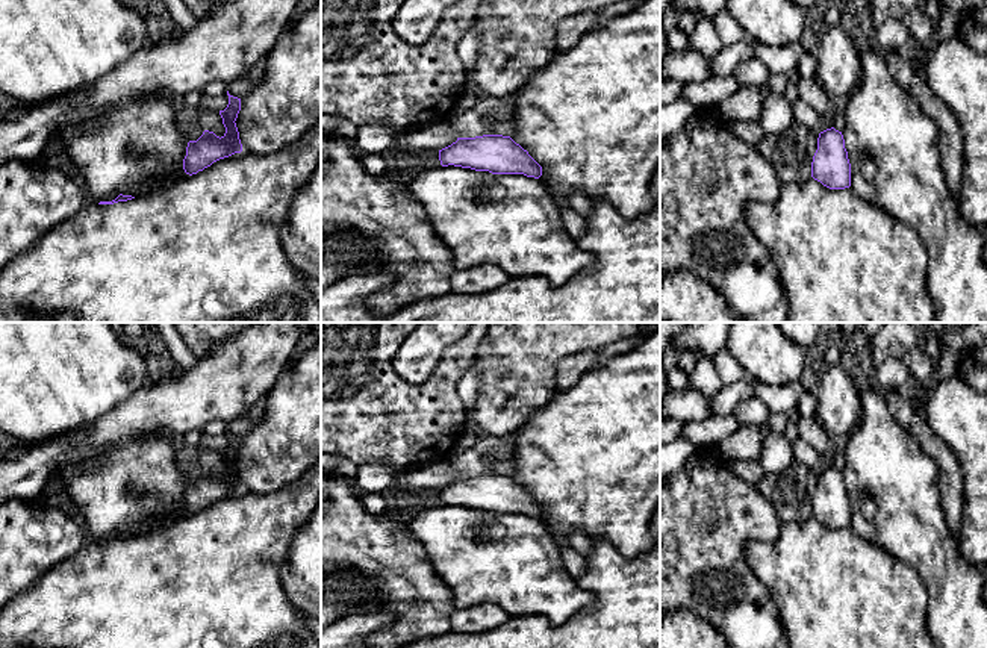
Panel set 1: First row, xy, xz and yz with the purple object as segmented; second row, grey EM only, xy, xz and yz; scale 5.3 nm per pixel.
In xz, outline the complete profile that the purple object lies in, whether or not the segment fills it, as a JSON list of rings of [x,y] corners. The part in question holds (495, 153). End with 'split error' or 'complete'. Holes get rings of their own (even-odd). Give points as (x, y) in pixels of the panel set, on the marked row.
[[[483,135],[457,138],[451,145],[439,150],[442,167],[454,165],[492,174],[524,174],[539,179],[542,167],[510,136]]] | complete

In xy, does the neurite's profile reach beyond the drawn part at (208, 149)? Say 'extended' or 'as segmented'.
as segmented

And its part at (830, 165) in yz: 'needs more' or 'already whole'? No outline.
already whole

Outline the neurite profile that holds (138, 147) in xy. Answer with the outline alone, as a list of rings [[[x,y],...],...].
[[[162,94],[135,97],[95,120],[97,123],[91,127],[85,120],[67,121],[54,133],[80,174],[88,201],[112,201],[120,194],[139,198],[189,177],[183,170],[189,141],[183,136],[183,111],[177,100]]]

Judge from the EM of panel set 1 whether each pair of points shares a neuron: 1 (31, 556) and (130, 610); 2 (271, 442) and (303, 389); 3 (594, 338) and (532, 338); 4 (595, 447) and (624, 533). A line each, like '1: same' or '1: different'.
1: different
2: same
3: same
4: same

